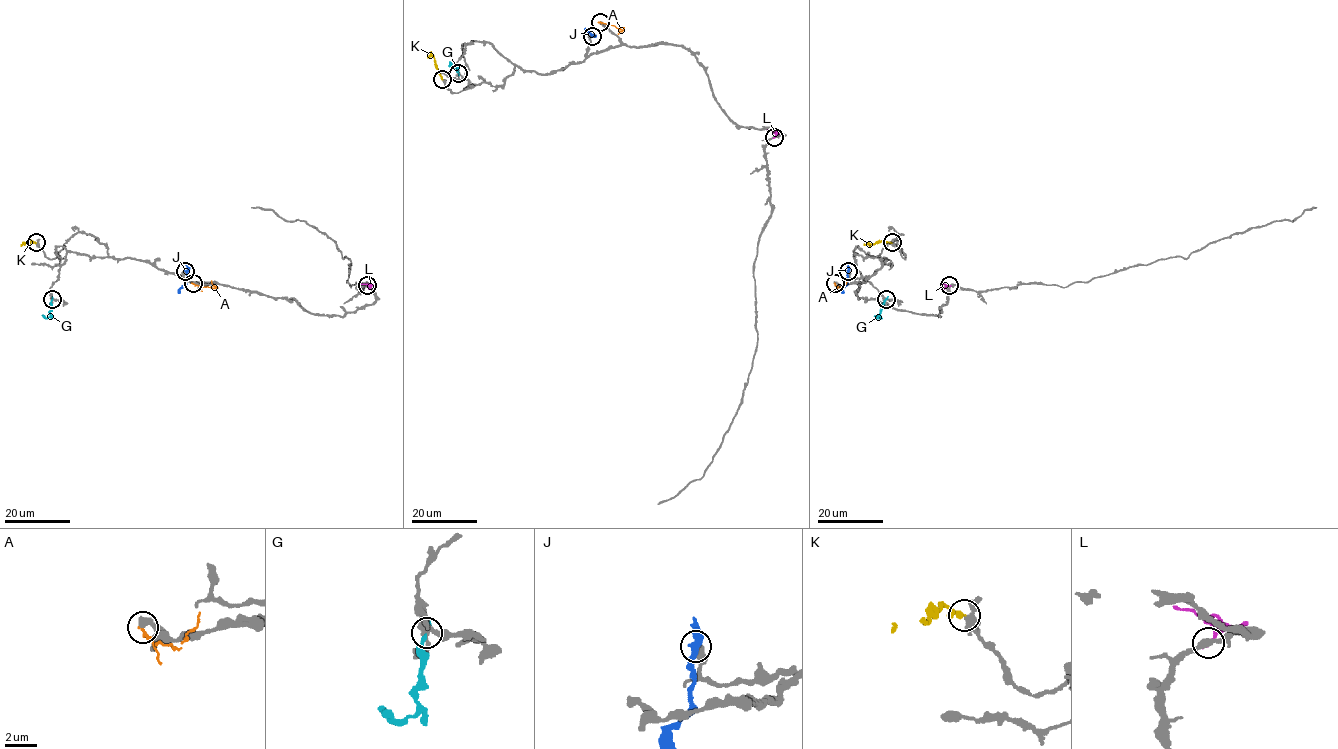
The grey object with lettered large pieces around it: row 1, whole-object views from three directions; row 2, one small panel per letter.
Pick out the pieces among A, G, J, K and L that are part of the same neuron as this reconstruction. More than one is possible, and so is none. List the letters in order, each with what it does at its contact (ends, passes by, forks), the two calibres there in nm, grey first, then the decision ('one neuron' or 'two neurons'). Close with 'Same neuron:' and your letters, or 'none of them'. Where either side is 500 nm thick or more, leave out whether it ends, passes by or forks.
A: 550 nm thick on the grey side, 240 nm on the other; two neurons
G: it ends there; 340 nm thick on the grey side, 380 nm on the other; two neurons
J: 550 nm thick on the grey side, 440 nm on the other; two neurons
K: it ends there; 400 nm thick on the grey side, 360 nm on the other; one neuron
L: it ends there; 360 nm thick on the grey side, 260 nm on the other; two neurons
Same neuron: K

